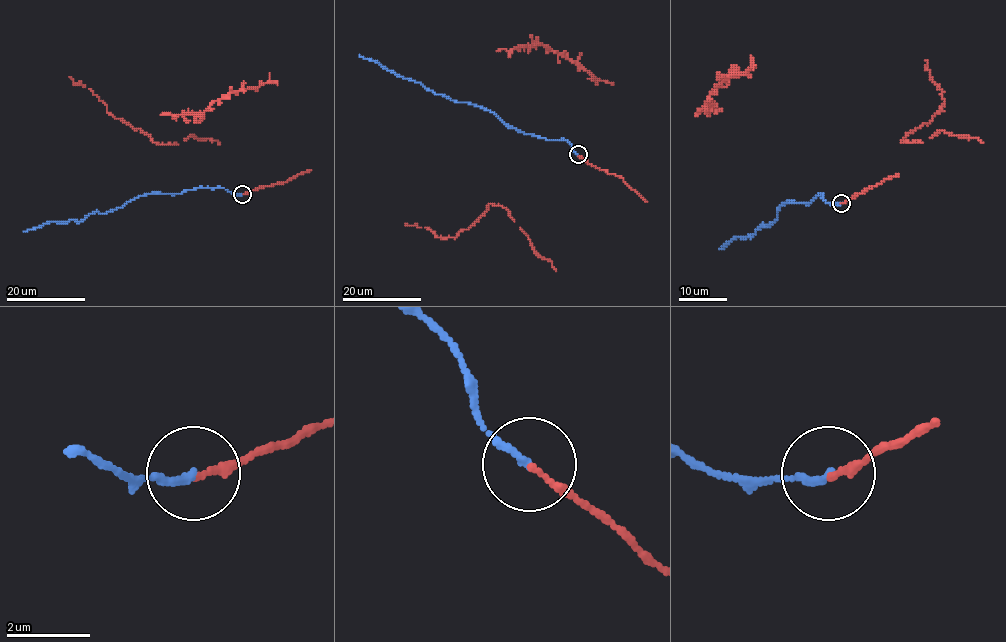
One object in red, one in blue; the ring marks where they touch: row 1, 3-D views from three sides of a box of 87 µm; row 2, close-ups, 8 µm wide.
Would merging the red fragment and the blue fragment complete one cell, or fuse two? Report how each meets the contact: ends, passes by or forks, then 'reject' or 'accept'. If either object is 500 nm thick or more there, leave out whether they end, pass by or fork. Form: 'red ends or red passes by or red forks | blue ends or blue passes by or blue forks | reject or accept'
red ends | blue ends | accept

